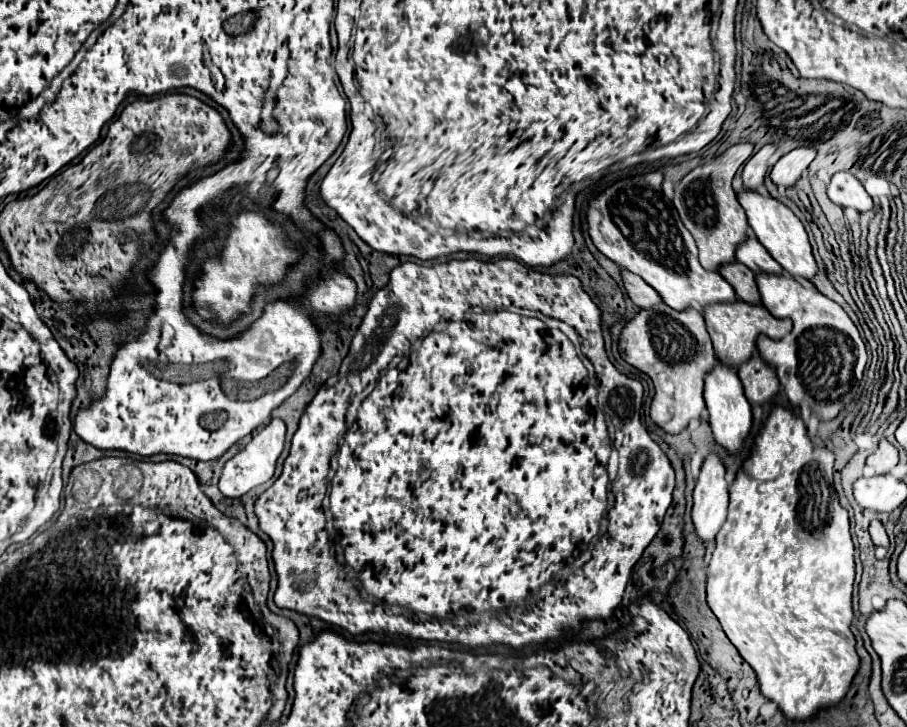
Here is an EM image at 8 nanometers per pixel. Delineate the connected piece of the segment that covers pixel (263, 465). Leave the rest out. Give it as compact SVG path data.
M271 420L271 424L267 424L261 432L257 432L239 454L235 454L229 462L225 462L219 478L221 494L227 498L241 498L255 486L267 482L273 476L275 462L283 450L283 442L285 442L285 424L281 420Z

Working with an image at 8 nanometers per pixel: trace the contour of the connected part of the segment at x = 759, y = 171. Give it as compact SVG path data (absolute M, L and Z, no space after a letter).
M765 144L763 148L759 148L745 164L743 168L743 184L745 188L751 190L763 190L763 178L767 172L767 160L769 156L775 152L777 144Z

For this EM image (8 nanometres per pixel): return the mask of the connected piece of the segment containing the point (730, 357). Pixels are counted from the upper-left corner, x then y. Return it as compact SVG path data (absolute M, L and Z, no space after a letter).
M743 300L737 302L719 302L703 308L703 318L707 332L713 340L715 354L721 362L727 362L731 366L741 366L745 360L749 360L755 352L755 340L759 334L767 334L773 340L781 340L791 330L791 322L779 320L769 314L769 310L763 304L747 304Z

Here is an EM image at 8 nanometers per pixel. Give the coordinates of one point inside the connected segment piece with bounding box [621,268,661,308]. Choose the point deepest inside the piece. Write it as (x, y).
(639, 291)

